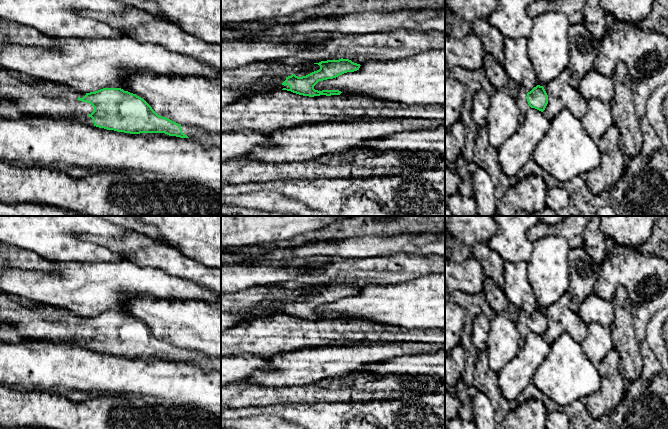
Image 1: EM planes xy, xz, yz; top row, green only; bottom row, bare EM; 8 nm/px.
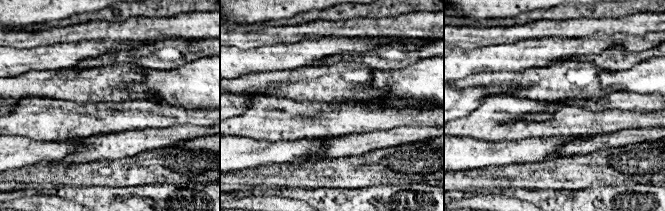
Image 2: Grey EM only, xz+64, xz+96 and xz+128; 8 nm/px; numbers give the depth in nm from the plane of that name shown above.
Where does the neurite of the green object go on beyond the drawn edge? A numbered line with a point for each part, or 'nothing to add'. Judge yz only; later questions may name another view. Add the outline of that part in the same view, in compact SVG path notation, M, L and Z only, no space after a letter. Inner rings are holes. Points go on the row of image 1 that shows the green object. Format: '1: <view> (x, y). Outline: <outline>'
1: yz (521, 101). Outline: M519 87L519 94L518 94L518 97L516 98L516 104L520 110L520 114L518 117L518 120L520 123L524 122L526 113L531 108L526 99L526 95L527 93L525 92L525 90L522 87Z

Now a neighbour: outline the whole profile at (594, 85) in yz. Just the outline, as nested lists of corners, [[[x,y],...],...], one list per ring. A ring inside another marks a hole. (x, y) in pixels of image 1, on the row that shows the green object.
[[[594,69],[583,77],[578,90],[587,101],[599,99],[608,104],[613,99],[616,91],[613,78]]]

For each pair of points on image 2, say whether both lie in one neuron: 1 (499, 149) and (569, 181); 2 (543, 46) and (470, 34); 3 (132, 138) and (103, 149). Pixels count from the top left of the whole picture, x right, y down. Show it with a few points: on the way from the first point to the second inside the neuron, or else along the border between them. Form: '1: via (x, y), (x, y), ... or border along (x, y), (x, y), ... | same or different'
1: border along (551, 158), (545, 161), (515, 163), (505, 166) | different
2: border along (539, 38), (525, 38), (493, 45) | different
3: via (125, 144), (110, 146) | same

